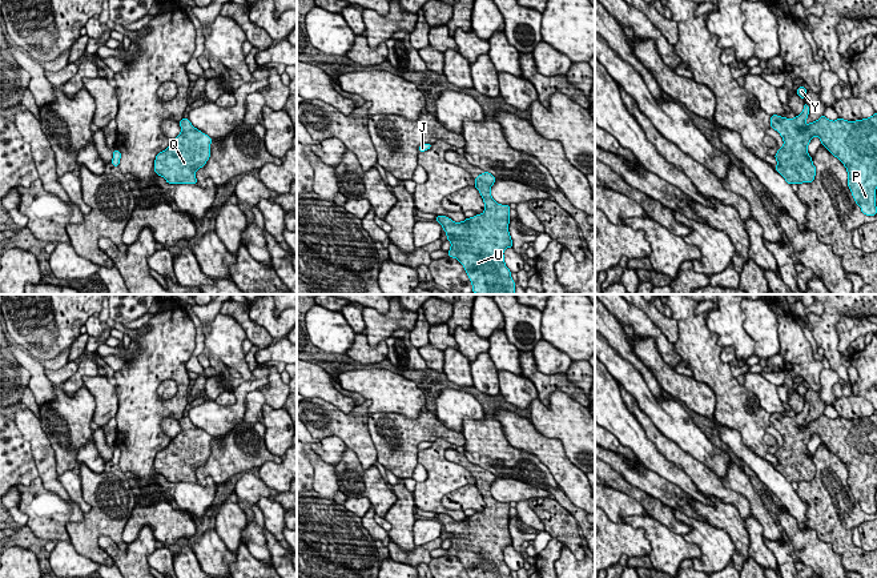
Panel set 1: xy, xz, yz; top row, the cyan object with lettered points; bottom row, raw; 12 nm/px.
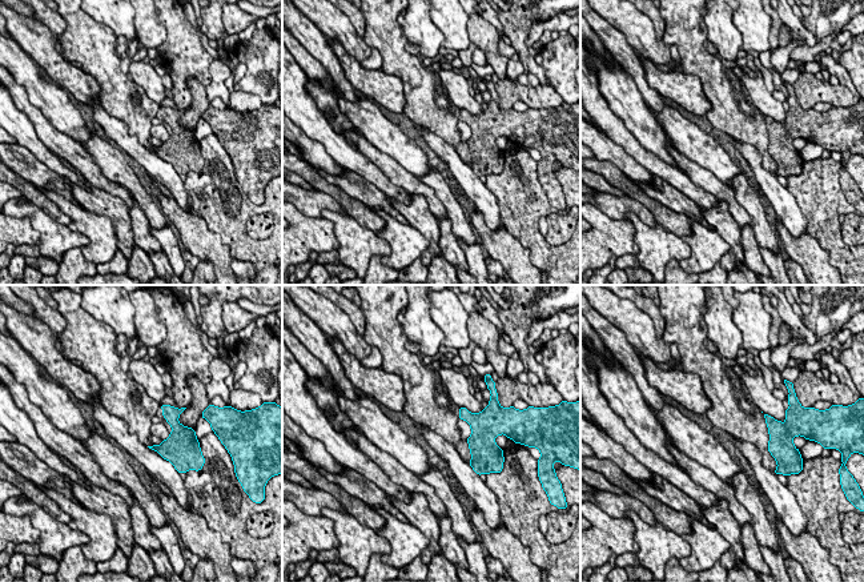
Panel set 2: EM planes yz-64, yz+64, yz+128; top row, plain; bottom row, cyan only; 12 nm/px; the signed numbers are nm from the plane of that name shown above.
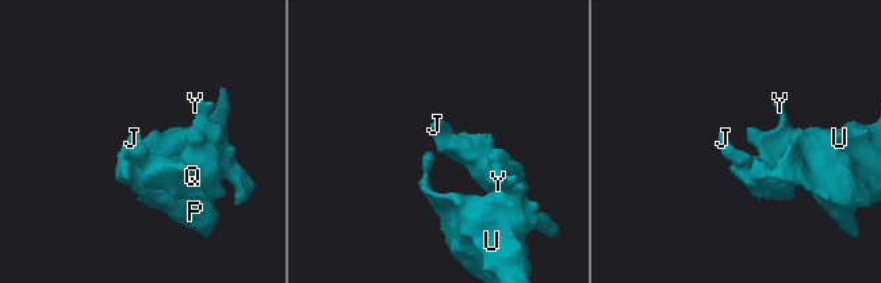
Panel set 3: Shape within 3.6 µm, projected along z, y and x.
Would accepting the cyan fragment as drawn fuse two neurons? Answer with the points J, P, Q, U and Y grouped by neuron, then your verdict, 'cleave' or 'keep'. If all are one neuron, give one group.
groups J P Q U Y; keep

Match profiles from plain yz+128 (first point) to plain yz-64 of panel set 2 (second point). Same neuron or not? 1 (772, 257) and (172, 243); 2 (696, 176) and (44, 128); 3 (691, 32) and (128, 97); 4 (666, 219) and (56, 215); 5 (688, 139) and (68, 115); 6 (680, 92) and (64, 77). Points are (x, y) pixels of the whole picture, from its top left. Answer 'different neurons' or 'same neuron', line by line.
1: same neuron
2: same neuron
3: same neuron
4: same neuron
5: same neuron
6: same neuron

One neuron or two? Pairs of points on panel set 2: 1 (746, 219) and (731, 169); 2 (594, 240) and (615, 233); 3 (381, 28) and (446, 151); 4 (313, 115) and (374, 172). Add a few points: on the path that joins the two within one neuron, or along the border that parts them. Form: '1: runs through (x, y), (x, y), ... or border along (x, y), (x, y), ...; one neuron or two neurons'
1: border along (699, 165), (711, 171), (727, 185); two neurons
2: runs through (599, 240), (610, 237); one neuron
3: border along (417, 125), (425, 127), (439, 136), (462, 159); two neurons
4: runs through (324, 132), (357, 163); one neuron

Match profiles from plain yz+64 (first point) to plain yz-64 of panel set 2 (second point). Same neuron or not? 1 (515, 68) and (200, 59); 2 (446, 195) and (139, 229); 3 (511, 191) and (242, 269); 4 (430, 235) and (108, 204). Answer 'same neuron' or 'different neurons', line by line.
1: different neurons
2: different neurons
3: different neurons
4: same neuron

